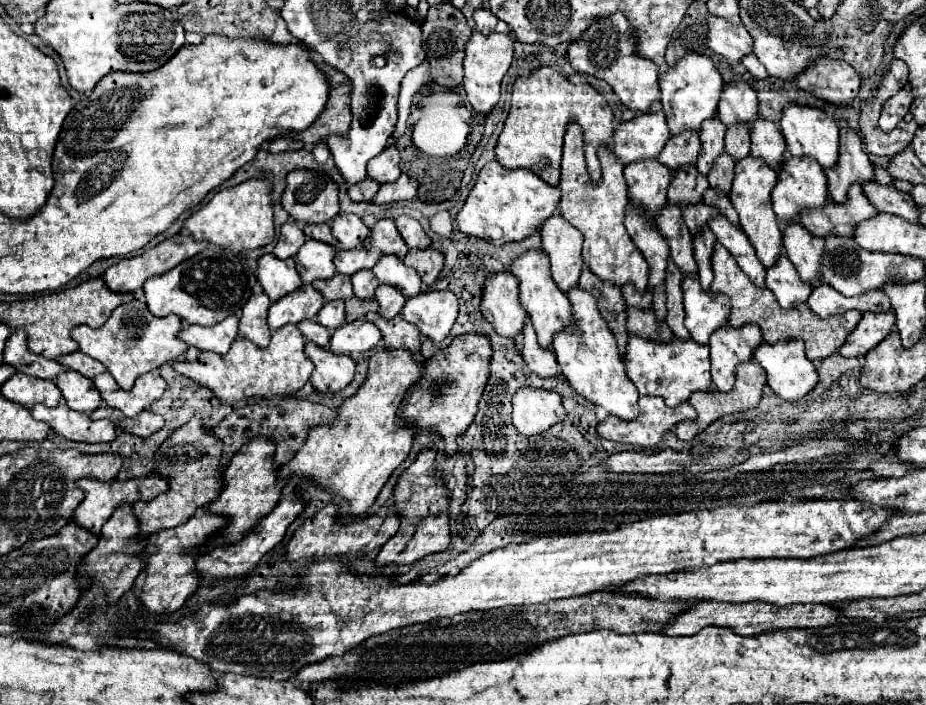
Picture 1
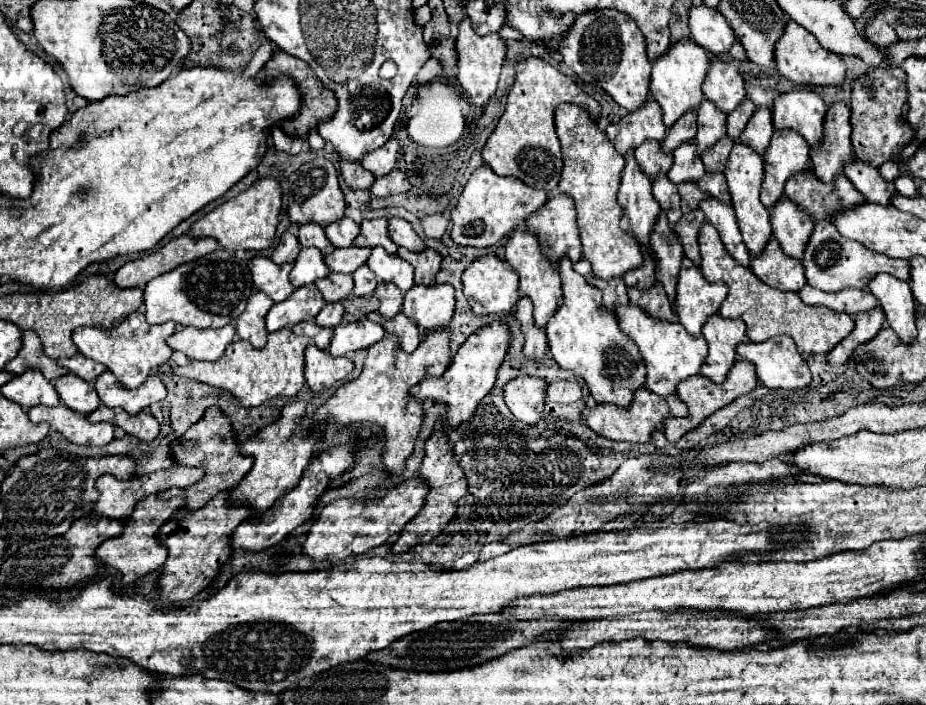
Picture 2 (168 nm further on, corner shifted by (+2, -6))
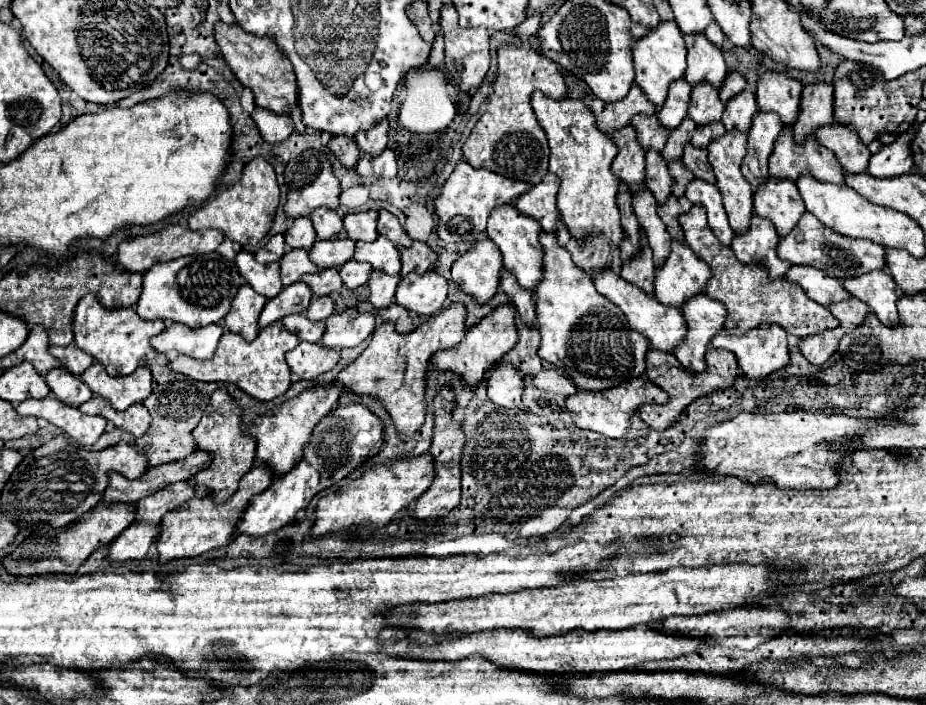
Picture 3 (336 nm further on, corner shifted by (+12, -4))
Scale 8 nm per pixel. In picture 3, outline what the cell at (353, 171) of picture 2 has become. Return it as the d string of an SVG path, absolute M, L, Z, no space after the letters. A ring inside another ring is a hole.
M332 139L328 143L328 147L338 157L342 167L348 167L348 169L356 167L356 163L360 159L360 151L358 151L354 139Z

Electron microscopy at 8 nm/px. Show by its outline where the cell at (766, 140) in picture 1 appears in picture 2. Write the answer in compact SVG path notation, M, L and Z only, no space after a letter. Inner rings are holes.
M758 107L746 129L742 131L742 137L738 139L742 145L752 147L754 151L758 151L760 155L764 153L764 149L770 145L770 137L774 133L774 125L772 125L772 117L770 117L770 109L768 107Z

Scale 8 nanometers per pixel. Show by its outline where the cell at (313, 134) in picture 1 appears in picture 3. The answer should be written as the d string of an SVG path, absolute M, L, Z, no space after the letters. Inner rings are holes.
M222 21L216 25L216 43L244 87L250 87L254 93L256 107L274 111L278 115L290 115L292 107L298 105L298 85L292 63L280 53L280 49L272 43L272 39L260 39L256 35L248 35L238 25L224 25Z

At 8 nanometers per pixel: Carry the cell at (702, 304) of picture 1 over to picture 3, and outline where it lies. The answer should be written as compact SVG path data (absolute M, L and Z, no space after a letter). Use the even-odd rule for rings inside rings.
M674 243L666 263L656 271L654 297L668 307L682 309L682 305L700 295L708 281L712 279L712 269L700 261L686 243Z

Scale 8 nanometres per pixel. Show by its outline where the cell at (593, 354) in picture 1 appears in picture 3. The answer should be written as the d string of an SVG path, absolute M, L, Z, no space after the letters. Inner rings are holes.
M542 233L540 243L544 247L544 279L536 289L536 317L542 335L538 355L566 369L580 391L604 391L624 377L640 377L646 371L648 343L636 331L632 333L620 309L596 291L592 279L574 267L554 235Z

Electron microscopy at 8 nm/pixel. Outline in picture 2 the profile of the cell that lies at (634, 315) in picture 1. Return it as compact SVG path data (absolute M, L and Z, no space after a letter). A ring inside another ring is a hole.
M654 283L646 291L630 287L628 295L630 295L630 301L640 305L648 315L654 315L654 317L664 319L664 321L678 321L678 317L672 311L672 303L668 301L668 297L666 297L660 283Z

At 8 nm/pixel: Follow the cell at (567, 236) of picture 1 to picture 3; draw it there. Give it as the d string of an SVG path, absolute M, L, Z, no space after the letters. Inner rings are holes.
M548 173L538 185L534 185L528 193L520 195L520 199L514 203L514 207L532 219L536 219L542 225L544 233L554 233L558 237L558 245L564 247L570 241L568 229L564 223L560 223L560 213L556 207L556 195L560 189L560 179L556 175Z

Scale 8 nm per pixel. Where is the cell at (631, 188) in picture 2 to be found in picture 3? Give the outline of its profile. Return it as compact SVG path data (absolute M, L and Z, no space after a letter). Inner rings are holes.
M632 125L624 127L624 131L618 131L612 135L612 141L618 147L618 155L612 161L612 173L628 187L628 191L634 195L644 187L644 151L636 141L636 131Z

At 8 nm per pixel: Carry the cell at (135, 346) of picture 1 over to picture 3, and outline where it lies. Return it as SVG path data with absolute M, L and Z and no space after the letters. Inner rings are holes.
M86 295L76 305L76 313L72 319L72 333L74 343L78 349L92 355L98 363L102 363L112 377L124 377L138 369L140 359L152 351L150 339L166 329L164 321L144 321L138 317L138 313L128 309L104 309L96 295Z

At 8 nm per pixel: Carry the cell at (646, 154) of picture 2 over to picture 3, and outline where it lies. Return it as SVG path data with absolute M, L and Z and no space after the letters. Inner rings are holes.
M636 115L636 119L632 119L632 125L636 129L638 135L638 143L644 151L662 151L668 139L668 131L664 131L656 119L656 115L652 115L652 119L644 119L642 115Z

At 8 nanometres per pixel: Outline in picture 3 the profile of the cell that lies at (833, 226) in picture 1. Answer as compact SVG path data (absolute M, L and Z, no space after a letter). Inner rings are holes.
M786 127L772 151L770 175L774 179L798 181L798 177L804 173L810 173L822 183L844 183L844 171L840 171L840 163L832 159L832 153L826 147L820 147L816 139L812 139L808 147L796 147L796 143L792 143L792 131Z

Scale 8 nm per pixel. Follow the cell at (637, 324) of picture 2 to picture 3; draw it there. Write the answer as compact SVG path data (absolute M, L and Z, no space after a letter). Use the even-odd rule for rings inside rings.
M604 271L600 275L594 275L592 281L594 281L596 291L600 295L604 295L616 307L620 307L620 311L626 315L626 319L630 323L630 329L648 339L650 349L672 353L680 345L680 341L684 341L684 337L688 335L688 325L686 325L686 321L682 317L682 311L676 311L674 307L660 307L660 303L656 303L654 297L644 295L644 291L640 291L638 287L632 287L620 275Z

